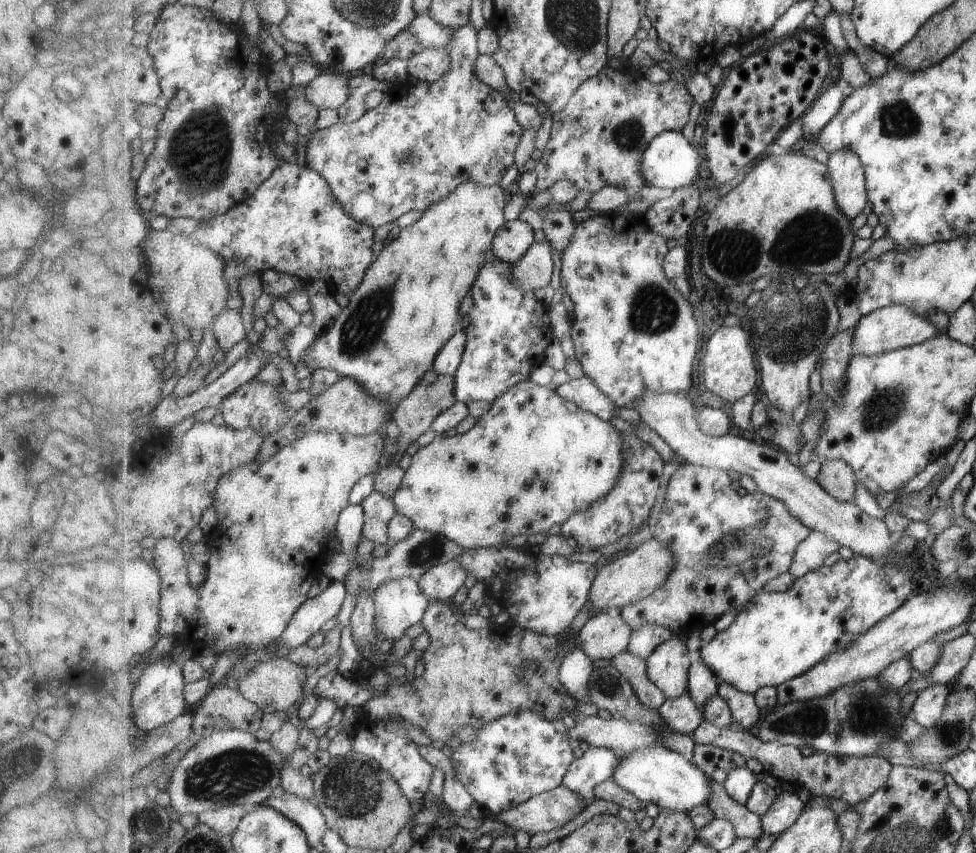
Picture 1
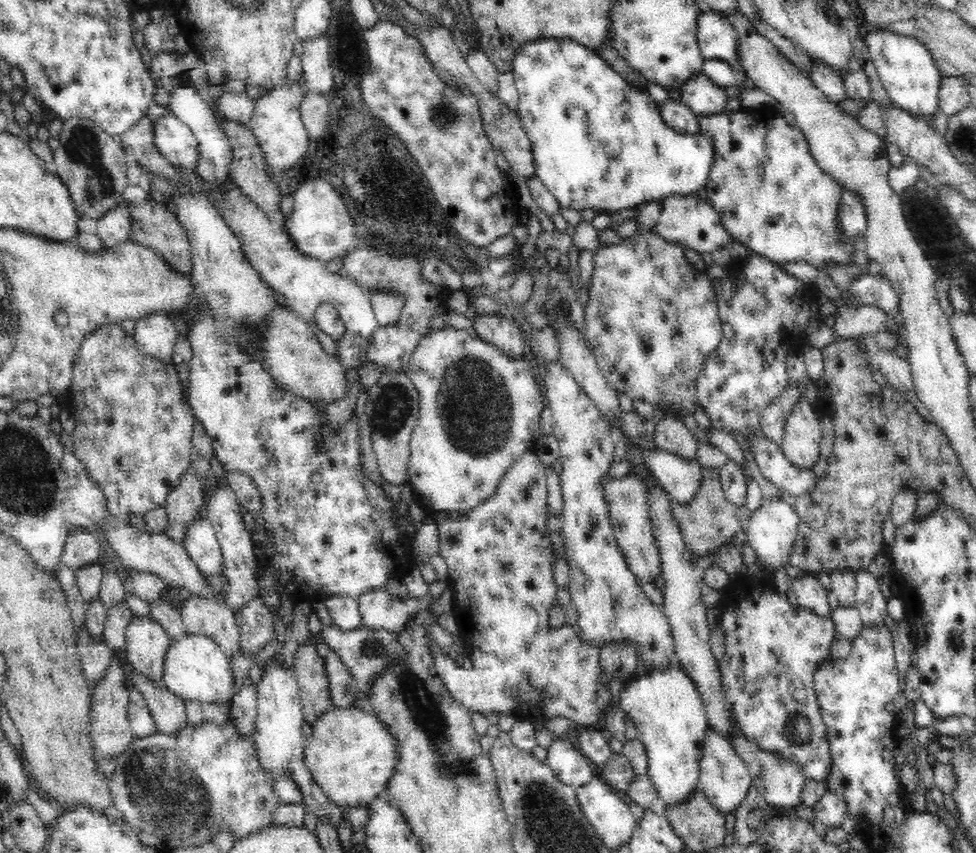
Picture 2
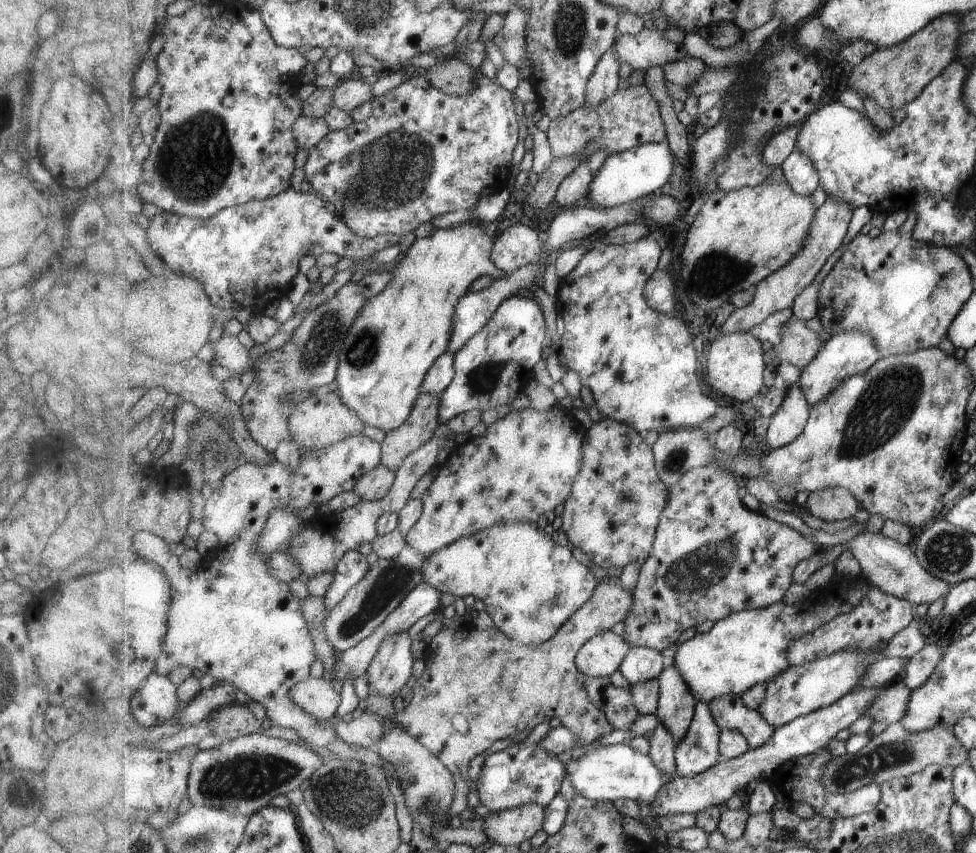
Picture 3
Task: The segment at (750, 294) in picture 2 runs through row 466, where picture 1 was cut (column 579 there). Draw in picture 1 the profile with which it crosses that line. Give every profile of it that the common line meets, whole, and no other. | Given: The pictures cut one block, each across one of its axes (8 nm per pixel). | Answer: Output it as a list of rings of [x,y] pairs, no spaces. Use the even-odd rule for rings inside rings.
[[[589,746],[581,758],[573,762],[562,786],[585,798],[585,806],[596,799],[596,789],[601,782],[613,778],[617,766],[622,766],[624,755],[611,748]]]

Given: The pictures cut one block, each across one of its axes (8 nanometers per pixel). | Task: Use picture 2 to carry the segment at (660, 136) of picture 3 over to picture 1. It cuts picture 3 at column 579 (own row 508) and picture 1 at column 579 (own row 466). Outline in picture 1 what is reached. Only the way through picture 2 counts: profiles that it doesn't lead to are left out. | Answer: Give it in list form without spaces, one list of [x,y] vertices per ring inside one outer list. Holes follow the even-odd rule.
[[[607,66],[598,76],[583,82],[577,93],[573,94],[567,108],[552,116],[551,139],[542,152],[542,157],[536,161],[538,184],[533,194],[548,192],[557,182],[569,180],[583,192],[597,193],[605,189],[605,186],[623,188],[629,192],[629,196],[633,196],[636,204],[640,201],[641,188],[649,185],[645,174],[641,174],[641,158],[647,152],[649,144],[659,134],[686,128],[690,124],[689,112],[695,102],[686,84],[671,79],[663,84],[653,84],[645,80],[639,69],[622,71]]]

